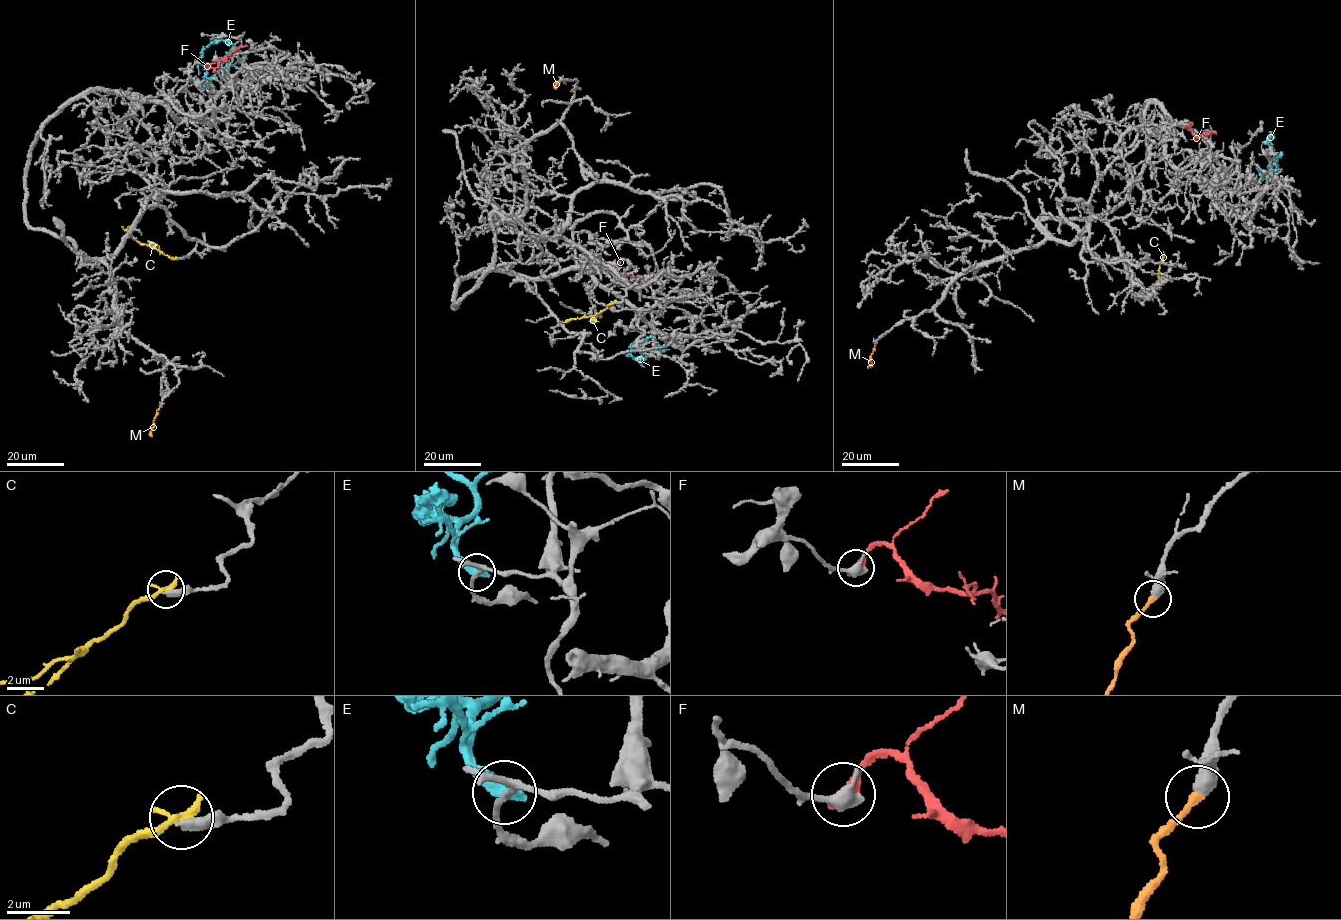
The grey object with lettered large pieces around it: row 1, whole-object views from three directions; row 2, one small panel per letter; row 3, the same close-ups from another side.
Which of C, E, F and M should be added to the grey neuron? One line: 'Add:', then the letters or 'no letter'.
Add: M

